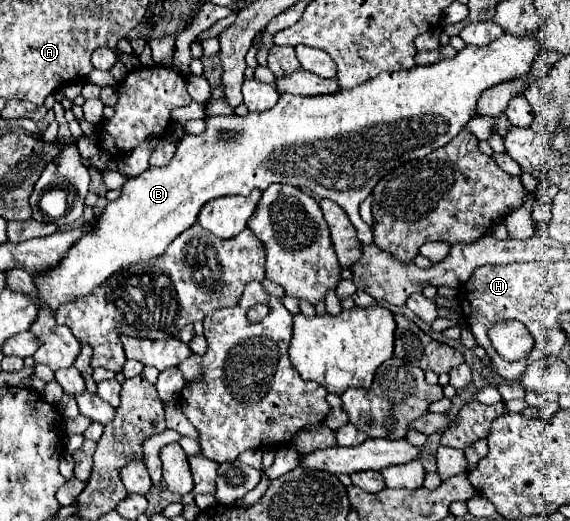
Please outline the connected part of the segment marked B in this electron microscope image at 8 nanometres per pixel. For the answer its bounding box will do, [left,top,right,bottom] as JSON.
[34,33,540,313]

